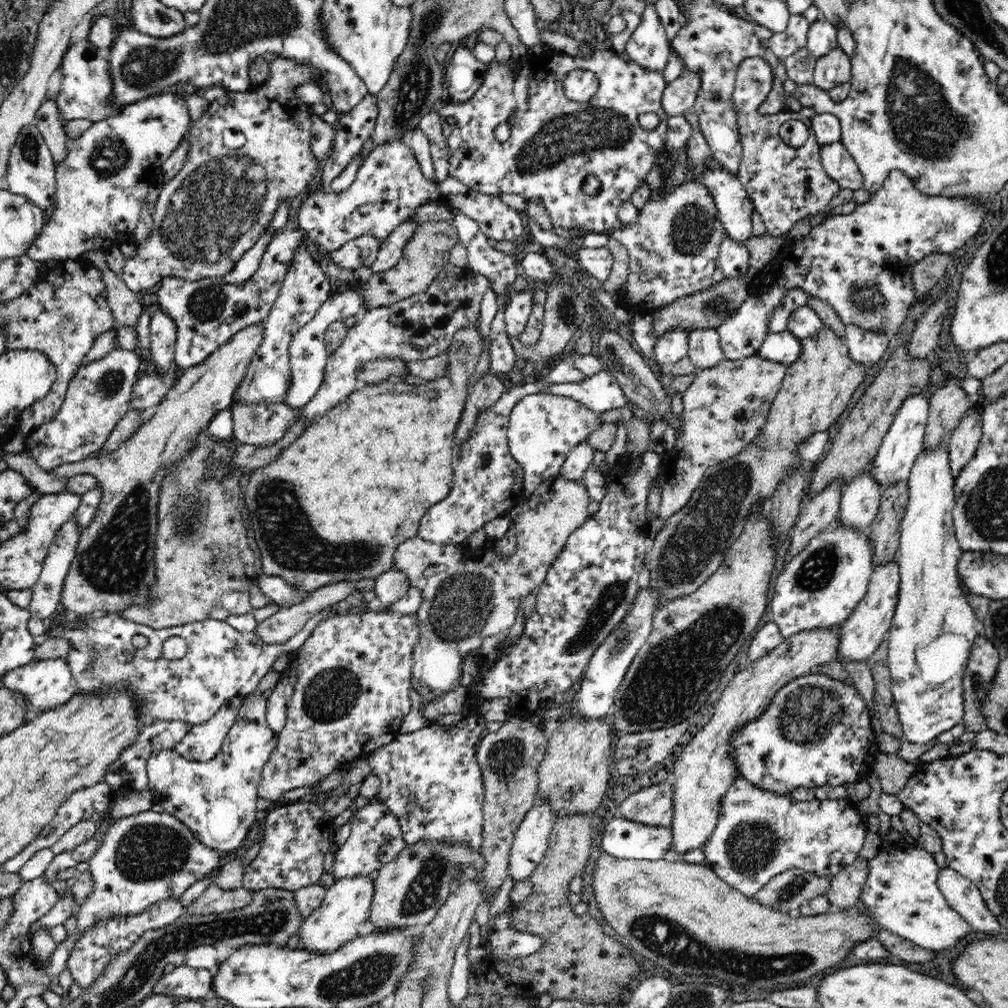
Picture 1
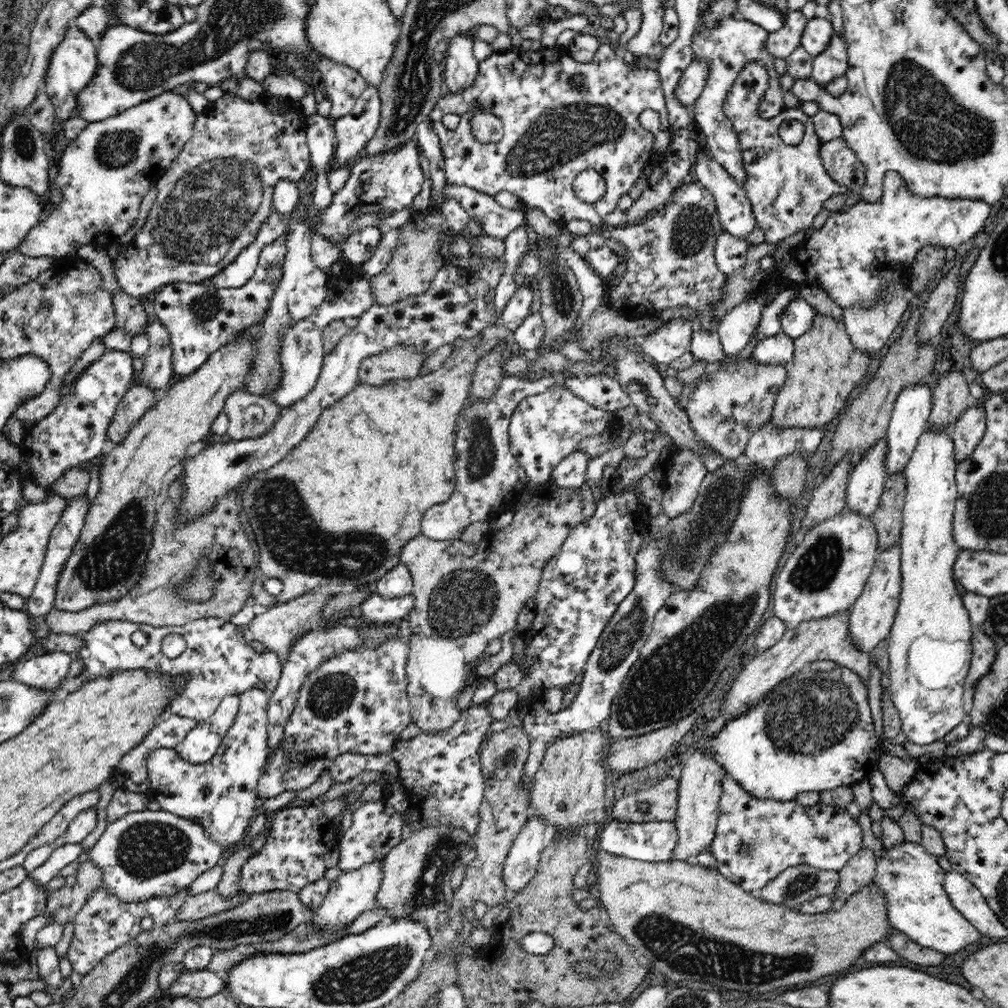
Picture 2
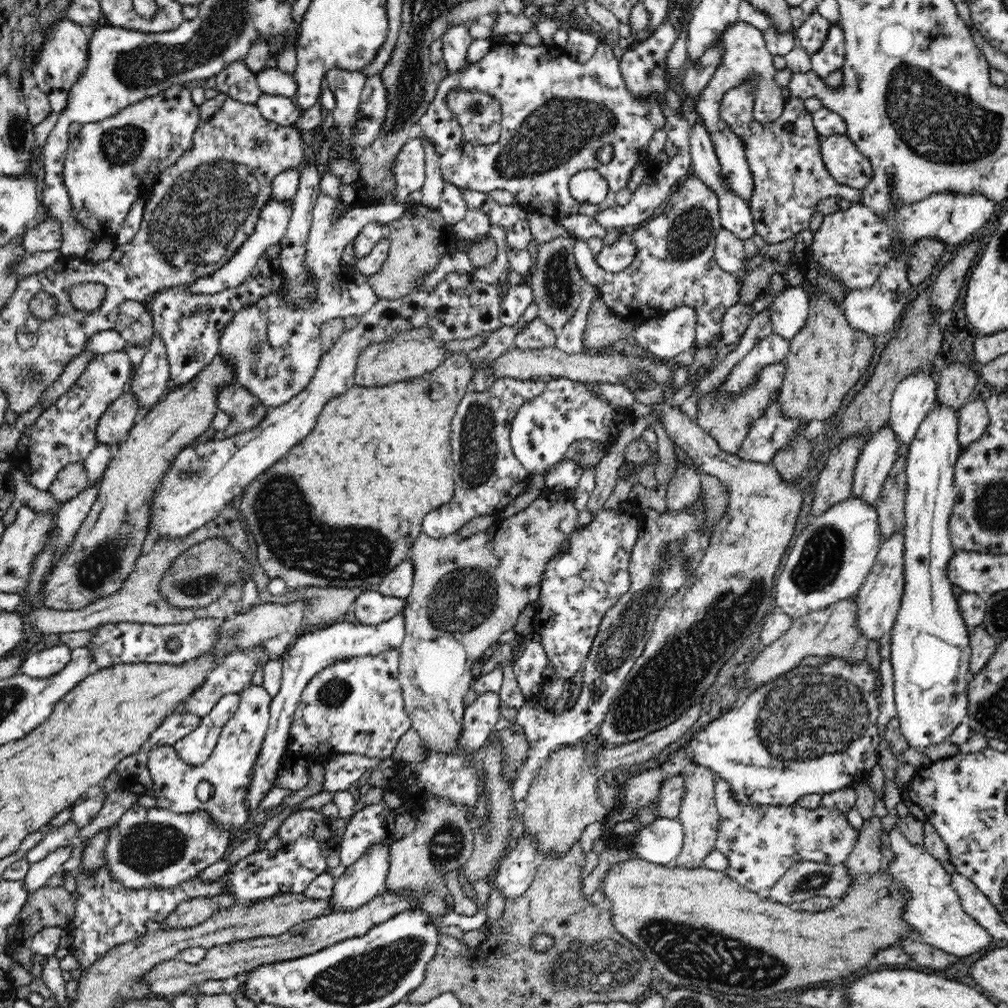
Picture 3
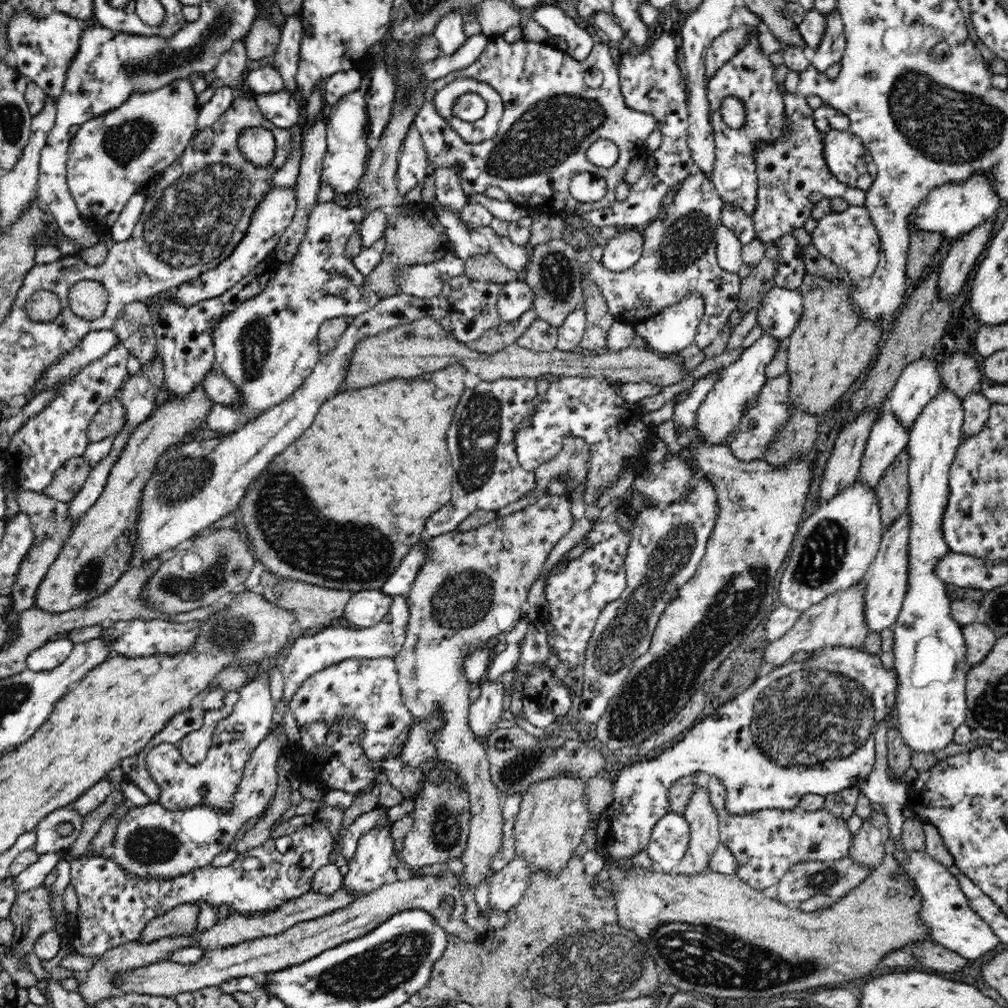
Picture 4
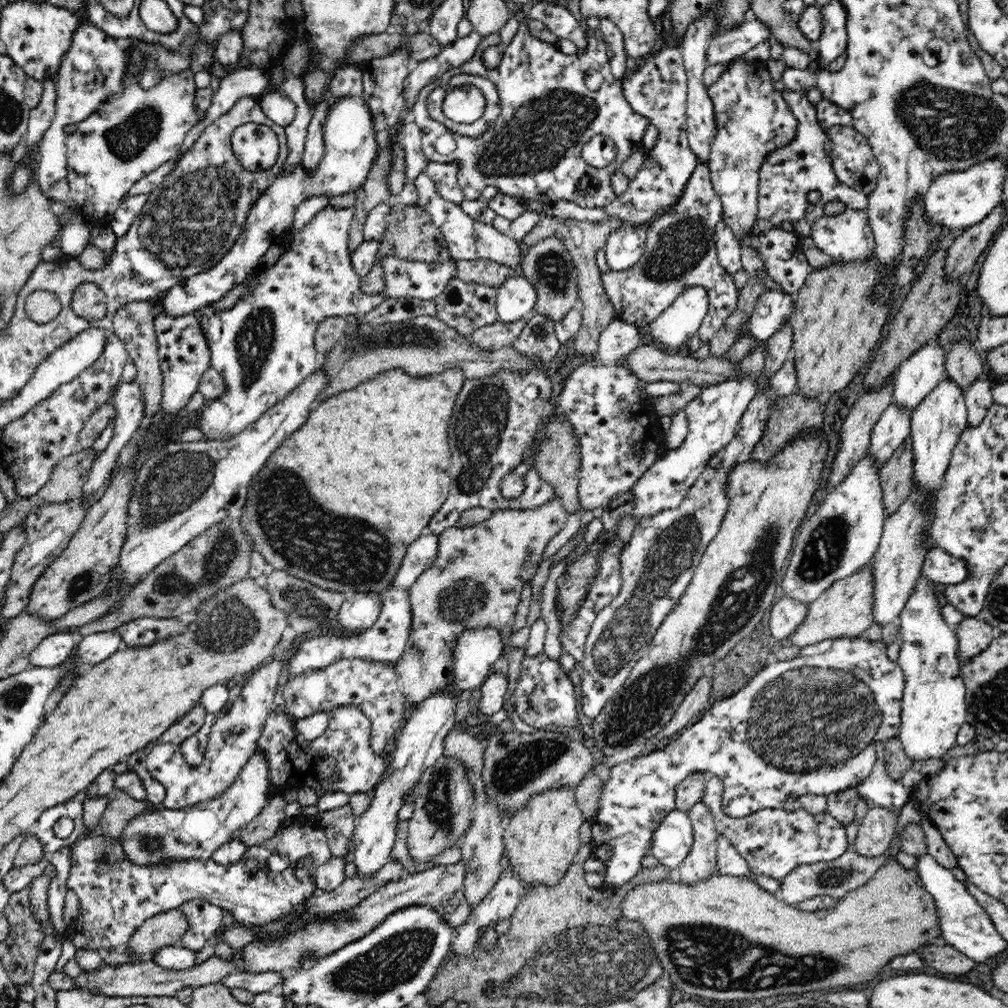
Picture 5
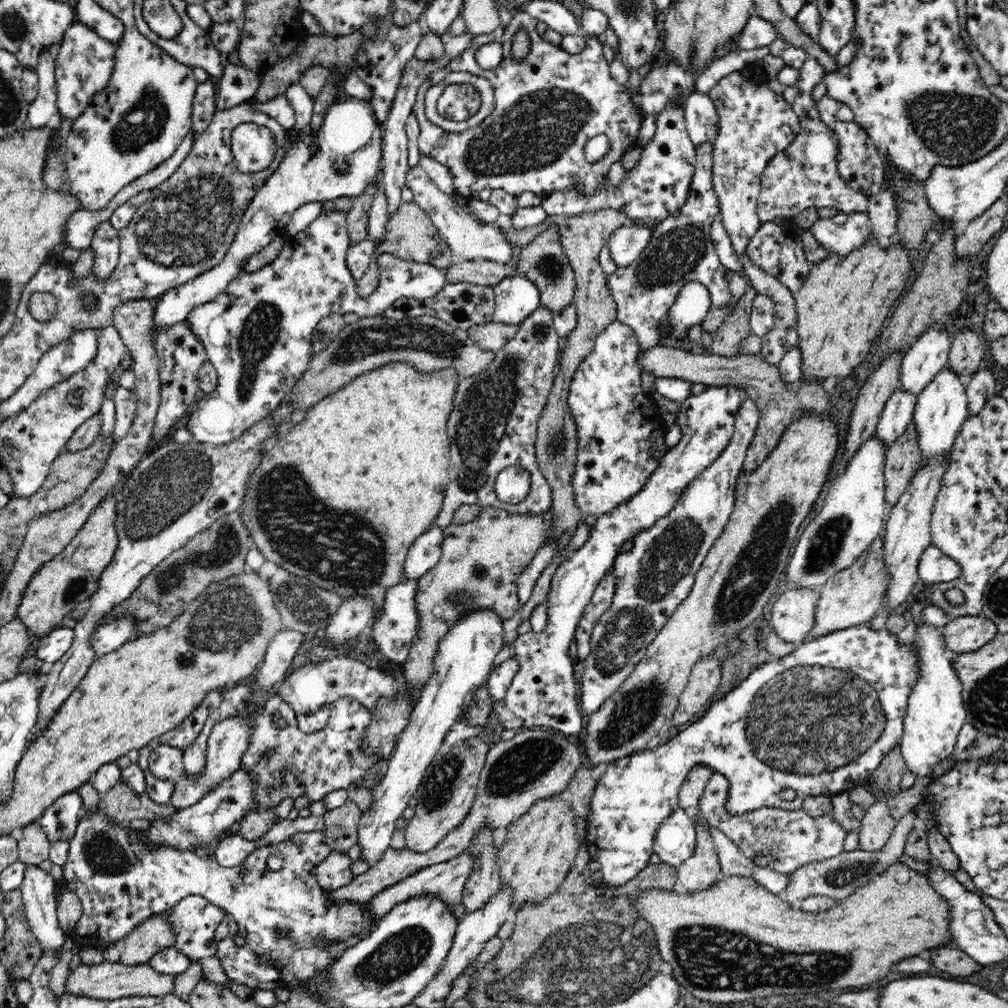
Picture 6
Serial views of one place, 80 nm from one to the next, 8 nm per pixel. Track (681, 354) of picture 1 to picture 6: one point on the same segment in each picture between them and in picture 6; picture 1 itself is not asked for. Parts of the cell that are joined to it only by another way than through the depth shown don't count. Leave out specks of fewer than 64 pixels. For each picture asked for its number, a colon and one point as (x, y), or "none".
2: (671, 341)
3: (673, 332)
4: (671, 331)
5: (680, 322)
6: (691, 307)

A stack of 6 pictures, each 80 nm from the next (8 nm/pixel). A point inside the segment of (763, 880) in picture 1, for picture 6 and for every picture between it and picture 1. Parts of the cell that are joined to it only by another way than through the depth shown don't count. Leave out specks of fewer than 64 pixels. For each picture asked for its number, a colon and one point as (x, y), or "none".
2: (756, 839)
3: (760, 842)
4: (766, 843)
5: (773, 841)
6: (782, 840)

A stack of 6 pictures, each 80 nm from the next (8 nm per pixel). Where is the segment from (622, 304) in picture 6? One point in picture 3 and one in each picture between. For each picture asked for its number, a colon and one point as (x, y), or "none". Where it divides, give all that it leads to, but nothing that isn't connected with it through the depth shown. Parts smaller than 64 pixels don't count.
3: (674, 265)
4: (678, 259)
5: (680, 252)

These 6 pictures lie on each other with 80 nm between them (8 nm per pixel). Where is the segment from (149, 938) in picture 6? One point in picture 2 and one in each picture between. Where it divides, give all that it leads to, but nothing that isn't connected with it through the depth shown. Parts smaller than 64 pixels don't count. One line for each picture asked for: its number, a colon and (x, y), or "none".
2: (195, 907)
3: (195, 910)
4: (181, 920)
5: (165, 929)

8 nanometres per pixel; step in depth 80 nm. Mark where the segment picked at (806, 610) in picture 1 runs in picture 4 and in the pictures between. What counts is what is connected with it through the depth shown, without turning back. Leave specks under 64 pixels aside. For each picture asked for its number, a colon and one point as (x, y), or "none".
2: (824, 575)
3: (835, 552)
4: (832, 551)

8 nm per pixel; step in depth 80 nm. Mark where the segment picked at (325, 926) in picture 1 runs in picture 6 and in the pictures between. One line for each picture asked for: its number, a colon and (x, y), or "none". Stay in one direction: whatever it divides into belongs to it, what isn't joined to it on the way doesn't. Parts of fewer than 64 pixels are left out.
2: (352, 893)
3: (364, 880)
4: (370, 867)
5: (420, 743)
6: (467, 652)

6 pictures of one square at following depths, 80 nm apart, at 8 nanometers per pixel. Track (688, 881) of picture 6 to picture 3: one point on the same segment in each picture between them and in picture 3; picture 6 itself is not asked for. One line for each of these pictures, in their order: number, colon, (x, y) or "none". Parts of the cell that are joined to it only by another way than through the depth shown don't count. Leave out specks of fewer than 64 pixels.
3: (699, 815)
4: (700, 813)
5: (700, 861)

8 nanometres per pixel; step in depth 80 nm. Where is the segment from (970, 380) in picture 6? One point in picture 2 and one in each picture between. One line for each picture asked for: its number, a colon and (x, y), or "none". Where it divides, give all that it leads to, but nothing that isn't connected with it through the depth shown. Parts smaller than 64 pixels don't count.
2: (966, 433)
3: (972, 421)
4: (976, 407)
5: (978, 396)

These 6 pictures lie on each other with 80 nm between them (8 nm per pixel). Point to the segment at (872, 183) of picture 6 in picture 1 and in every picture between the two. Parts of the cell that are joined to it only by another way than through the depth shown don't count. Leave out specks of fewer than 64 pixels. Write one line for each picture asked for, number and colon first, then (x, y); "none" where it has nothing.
1: (837, 162)
2: (840, 163)
3: (843, 161)
4: (849, 162)
5: (851, 157)

